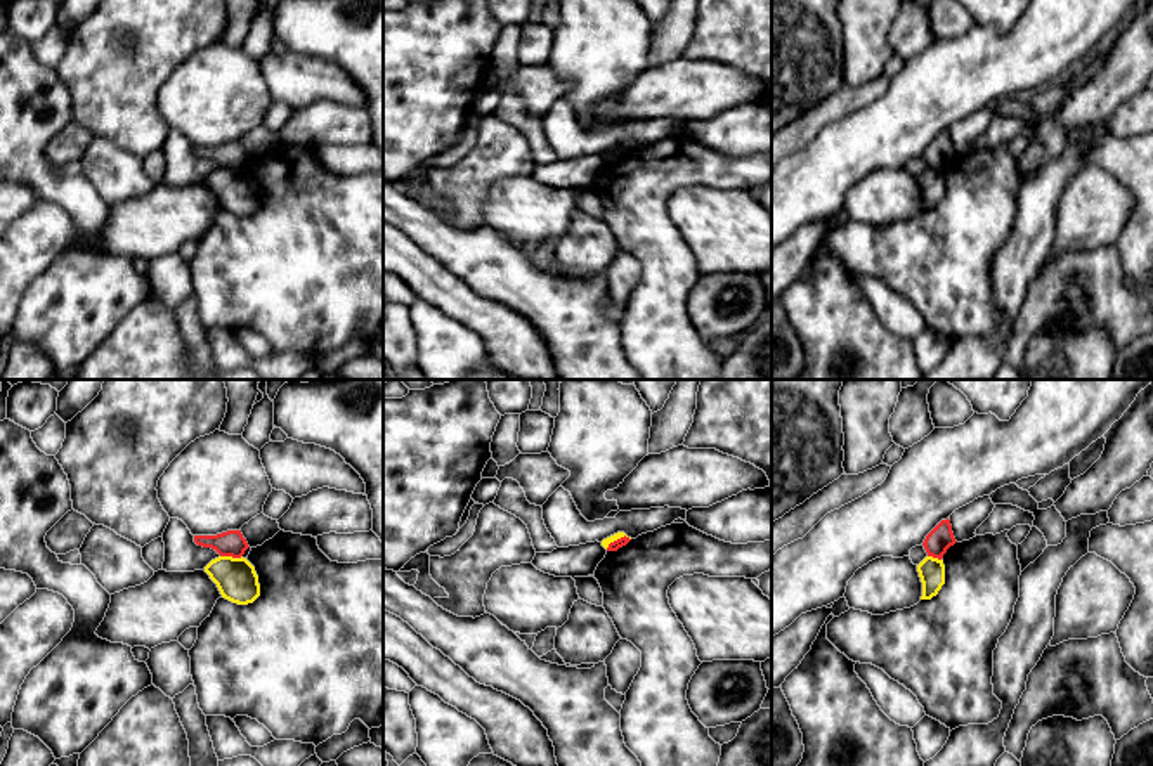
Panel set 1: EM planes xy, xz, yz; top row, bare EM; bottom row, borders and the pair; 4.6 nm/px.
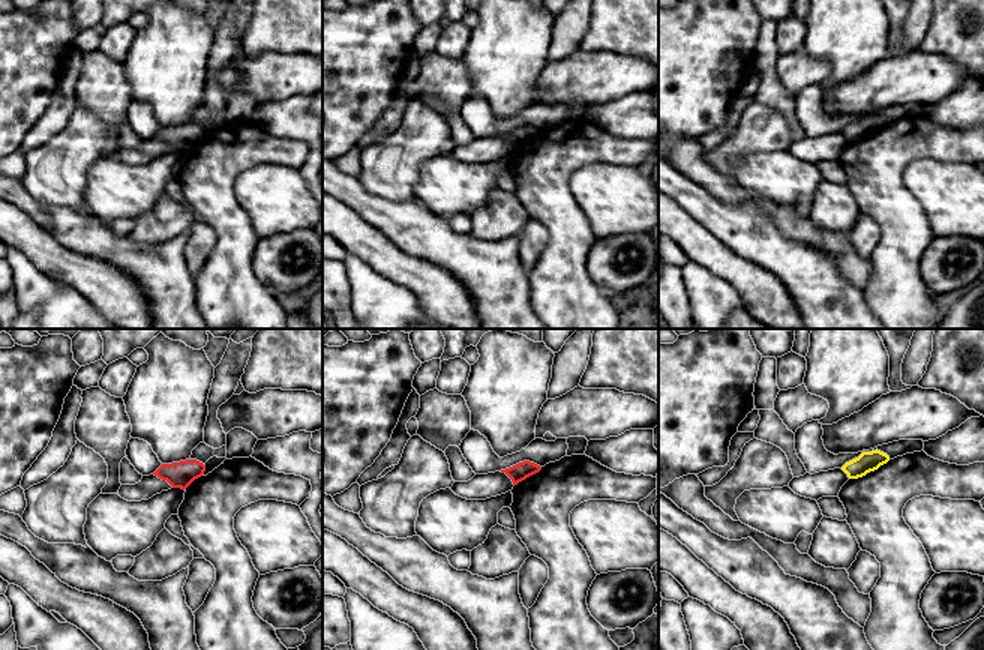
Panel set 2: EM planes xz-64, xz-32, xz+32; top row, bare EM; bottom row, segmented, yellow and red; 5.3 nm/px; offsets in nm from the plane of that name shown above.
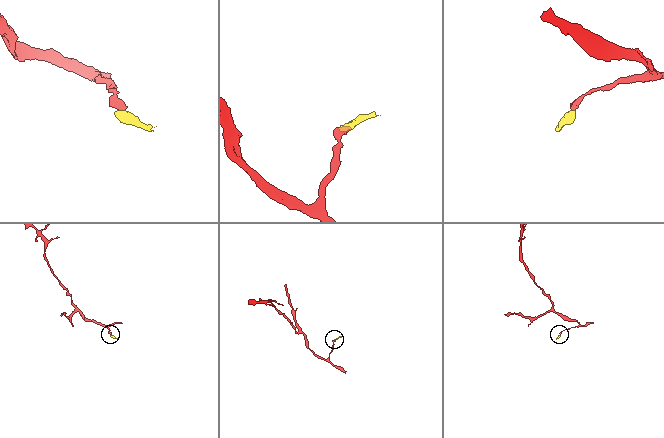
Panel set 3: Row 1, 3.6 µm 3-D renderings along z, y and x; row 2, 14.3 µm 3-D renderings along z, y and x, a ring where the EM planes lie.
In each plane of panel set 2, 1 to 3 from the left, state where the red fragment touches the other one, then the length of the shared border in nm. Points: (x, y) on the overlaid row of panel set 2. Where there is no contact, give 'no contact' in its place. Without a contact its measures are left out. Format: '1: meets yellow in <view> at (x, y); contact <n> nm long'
1: no contact
2: no contact
3: no contact

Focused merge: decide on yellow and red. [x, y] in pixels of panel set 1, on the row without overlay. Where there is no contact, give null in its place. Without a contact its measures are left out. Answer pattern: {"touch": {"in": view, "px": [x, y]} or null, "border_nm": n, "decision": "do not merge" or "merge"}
{"touch": {"in": "xy", "px": [231, 168]}, "border_nm": 100, "decision": "do not merge"}

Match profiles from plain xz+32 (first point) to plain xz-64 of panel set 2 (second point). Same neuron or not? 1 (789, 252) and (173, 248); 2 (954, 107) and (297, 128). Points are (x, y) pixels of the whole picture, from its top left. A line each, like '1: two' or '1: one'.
1: one
2: one

